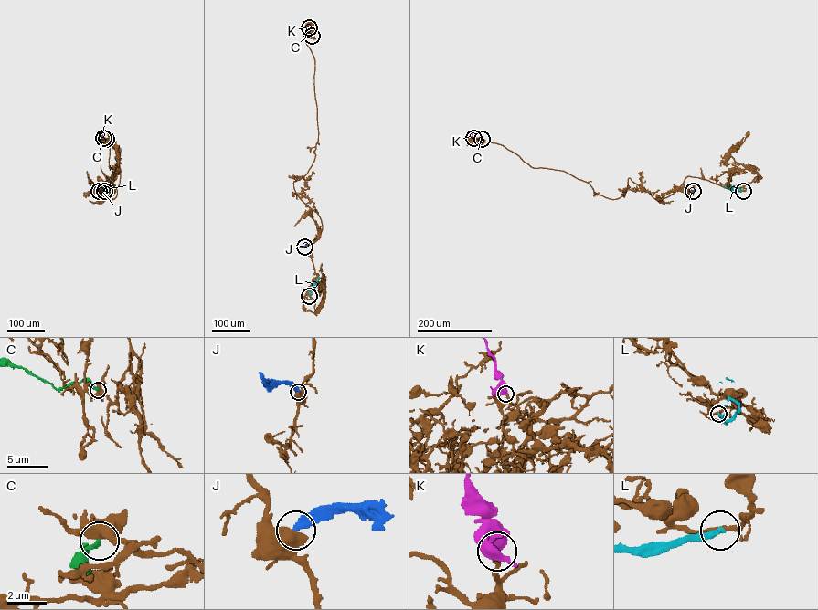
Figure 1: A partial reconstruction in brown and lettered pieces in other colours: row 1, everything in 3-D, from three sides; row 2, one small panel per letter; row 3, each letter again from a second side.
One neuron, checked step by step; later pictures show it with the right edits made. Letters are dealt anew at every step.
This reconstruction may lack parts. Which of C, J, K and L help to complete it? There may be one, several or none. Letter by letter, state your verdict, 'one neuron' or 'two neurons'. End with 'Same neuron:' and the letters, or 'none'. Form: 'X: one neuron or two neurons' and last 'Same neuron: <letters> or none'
C: two neurons
J: two neurons
K: one neuron
L: two neurons
Same neuron: K

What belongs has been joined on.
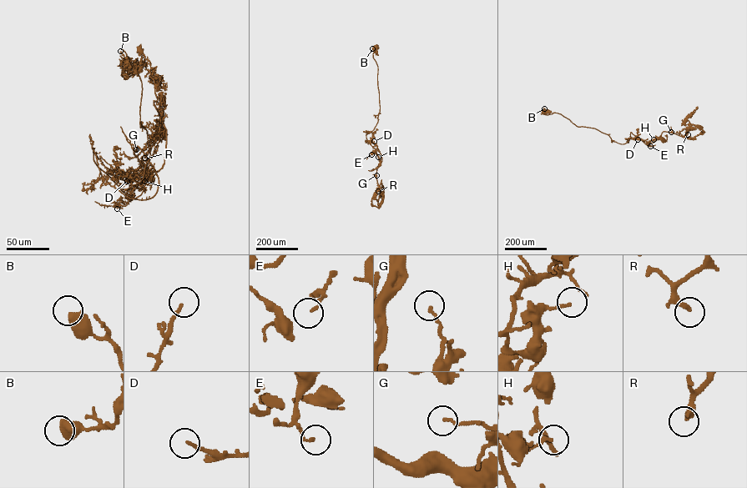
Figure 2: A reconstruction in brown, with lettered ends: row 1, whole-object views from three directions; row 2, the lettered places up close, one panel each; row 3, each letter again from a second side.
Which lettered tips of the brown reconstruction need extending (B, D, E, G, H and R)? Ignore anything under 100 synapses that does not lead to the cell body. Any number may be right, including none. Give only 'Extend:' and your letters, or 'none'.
Extend: D, R

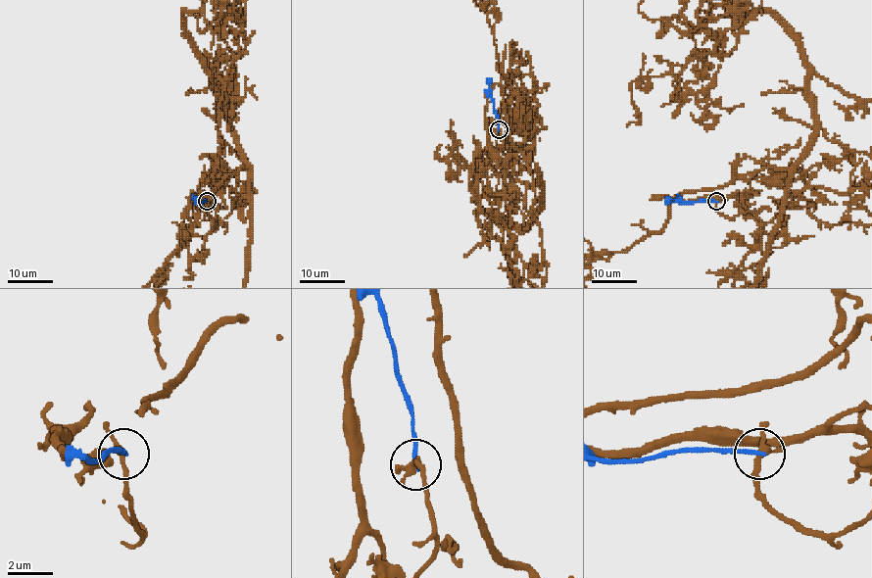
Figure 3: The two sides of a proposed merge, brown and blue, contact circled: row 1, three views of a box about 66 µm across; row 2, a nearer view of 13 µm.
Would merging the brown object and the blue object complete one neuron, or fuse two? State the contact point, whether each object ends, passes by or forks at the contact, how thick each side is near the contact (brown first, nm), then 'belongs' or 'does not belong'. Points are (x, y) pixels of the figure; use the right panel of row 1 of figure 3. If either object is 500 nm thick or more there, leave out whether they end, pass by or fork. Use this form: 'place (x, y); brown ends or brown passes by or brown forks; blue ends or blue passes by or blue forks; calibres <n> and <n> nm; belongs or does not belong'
place (716, 201); brown passes by; blue ends; calibres 280 and 190 nm; does not belong

